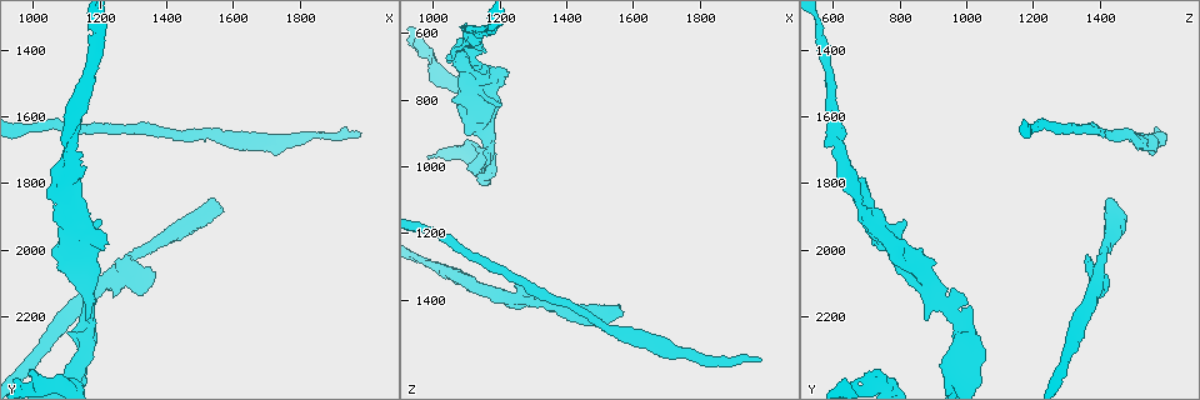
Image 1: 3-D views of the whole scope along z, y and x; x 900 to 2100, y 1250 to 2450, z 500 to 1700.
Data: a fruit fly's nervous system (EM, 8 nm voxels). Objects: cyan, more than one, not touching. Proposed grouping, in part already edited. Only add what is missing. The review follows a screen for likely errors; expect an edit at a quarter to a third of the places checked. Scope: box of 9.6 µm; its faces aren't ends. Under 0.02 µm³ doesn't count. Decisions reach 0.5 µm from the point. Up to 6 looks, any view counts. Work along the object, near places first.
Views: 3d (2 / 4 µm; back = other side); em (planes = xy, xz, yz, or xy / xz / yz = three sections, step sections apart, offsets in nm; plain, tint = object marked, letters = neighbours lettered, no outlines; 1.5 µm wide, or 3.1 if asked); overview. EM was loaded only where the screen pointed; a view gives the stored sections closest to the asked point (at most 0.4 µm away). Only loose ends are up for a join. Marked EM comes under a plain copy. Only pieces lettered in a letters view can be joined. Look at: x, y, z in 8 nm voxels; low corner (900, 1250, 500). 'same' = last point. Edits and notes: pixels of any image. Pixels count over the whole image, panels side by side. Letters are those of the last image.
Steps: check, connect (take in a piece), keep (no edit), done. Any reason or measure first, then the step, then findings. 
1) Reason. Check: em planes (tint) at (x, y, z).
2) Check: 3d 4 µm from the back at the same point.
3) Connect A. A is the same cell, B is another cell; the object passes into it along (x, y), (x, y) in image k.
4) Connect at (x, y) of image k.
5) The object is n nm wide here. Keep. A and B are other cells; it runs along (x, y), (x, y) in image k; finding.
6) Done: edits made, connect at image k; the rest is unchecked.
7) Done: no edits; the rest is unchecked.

Branch stops here. Check: 3d 2 µm at (1170, 2140, 990).

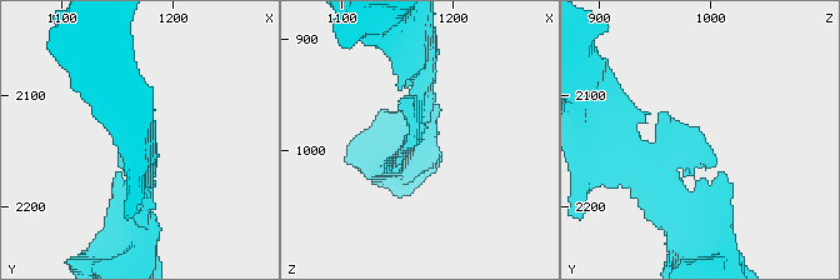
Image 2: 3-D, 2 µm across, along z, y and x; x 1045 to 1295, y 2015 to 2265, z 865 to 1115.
Shape alone is not enough. Check: em xy step 8 (tint) at (1168, 2142, 996).

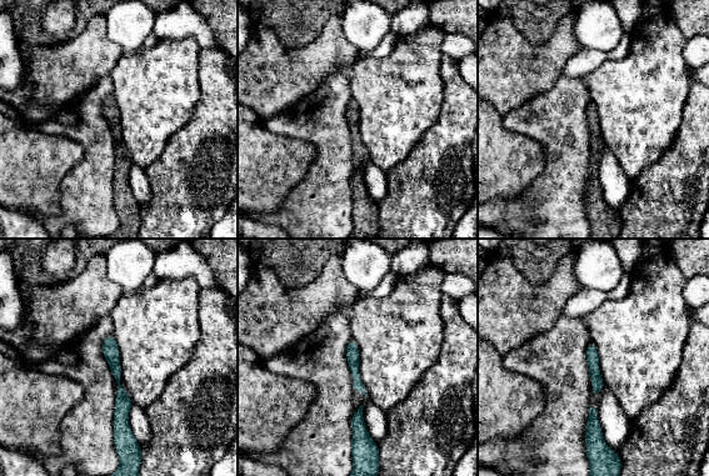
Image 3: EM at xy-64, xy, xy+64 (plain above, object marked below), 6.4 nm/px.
Check: em planes (letters) at the same point.

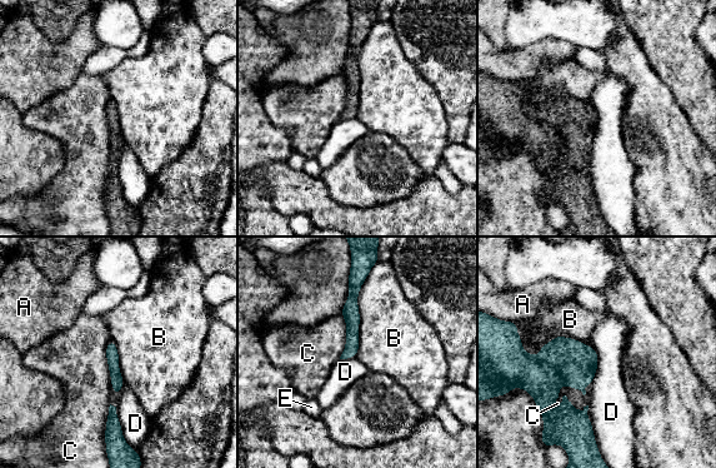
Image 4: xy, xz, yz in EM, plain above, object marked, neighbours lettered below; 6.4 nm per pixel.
Keep. A, B, C, D and E are other cells; it runs along (351, 282), (351, 348), (345, 354) in image 4; none of them fits.

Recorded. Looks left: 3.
Thick end. Check: 3d 2 µm at (1060, 1910, 690).

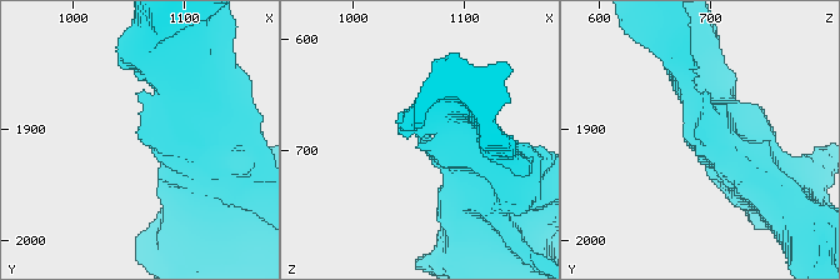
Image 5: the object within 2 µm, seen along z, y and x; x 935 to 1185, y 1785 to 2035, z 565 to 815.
Need the tissue. Check: em planes (letters) at (1058, 1908, 690).

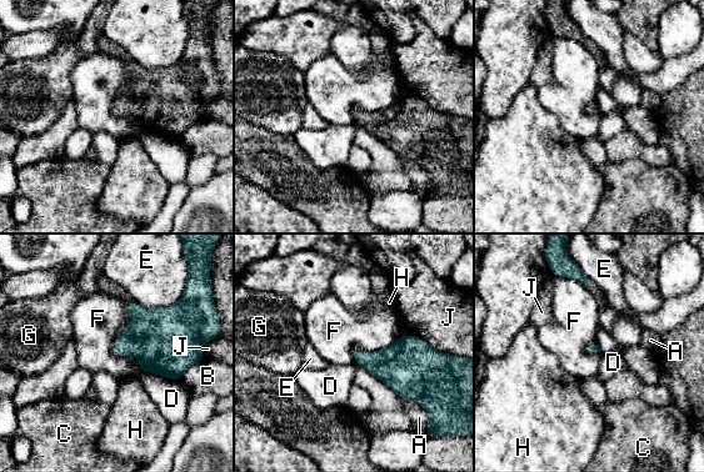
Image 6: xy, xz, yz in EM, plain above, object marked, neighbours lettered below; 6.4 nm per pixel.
Keep. A, B, C, D, E, F, G, H and J are other cells; a border runs along (128, 306), (113, 351), (141, 370) in image 6; no lettered piece goes on from it.

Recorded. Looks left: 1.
Done: no edits; the rest is unchecked.

